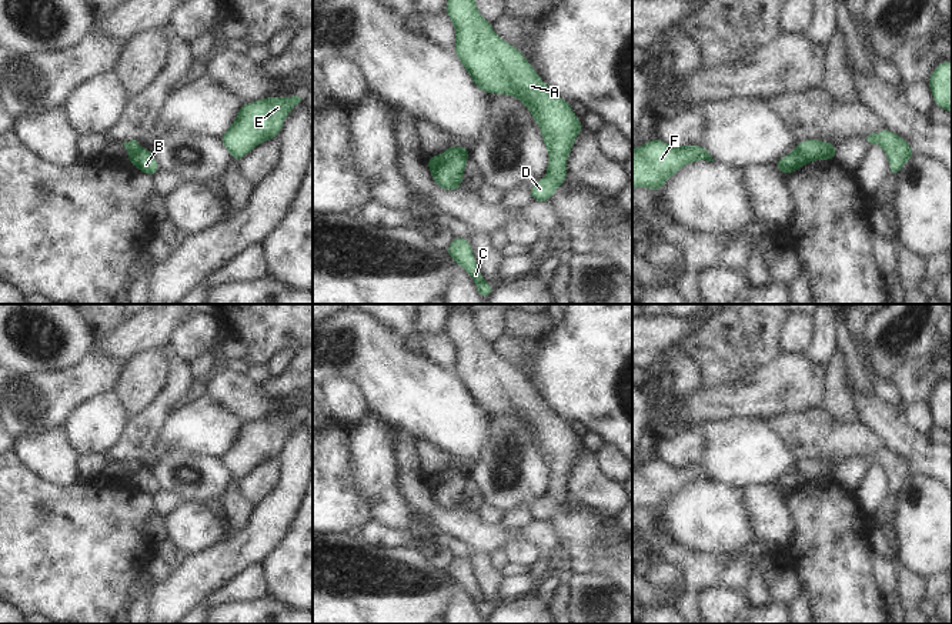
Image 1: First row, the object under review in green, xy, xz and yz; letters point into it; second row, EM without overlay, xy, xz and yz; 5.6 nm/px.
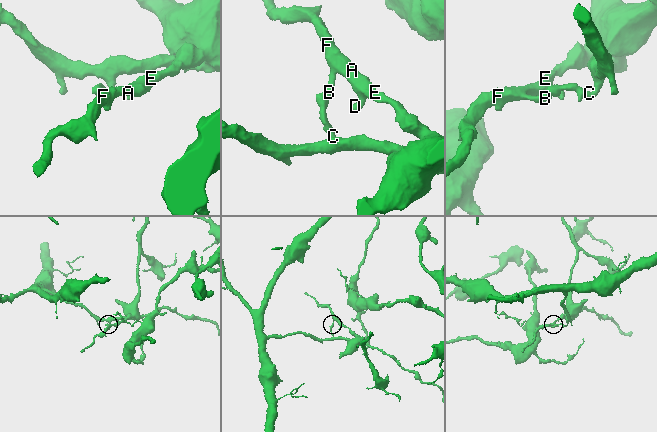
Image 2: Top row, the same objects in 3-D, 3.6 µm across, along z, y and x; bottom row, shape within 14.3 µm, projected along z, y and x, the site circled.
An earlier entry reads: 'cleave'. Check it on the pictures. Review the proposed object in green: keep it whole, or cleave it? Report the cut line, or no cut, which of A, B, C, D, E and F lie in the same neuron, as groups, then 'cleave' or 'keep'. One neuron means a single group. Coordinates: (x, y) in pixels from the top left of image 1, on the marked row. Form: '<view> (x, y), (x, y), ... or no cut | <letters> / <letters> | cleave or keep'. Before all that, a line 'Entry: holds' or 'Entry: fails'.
Entry: holds
yz (795, 149), (809, 160) | A B D E F / C | cleave

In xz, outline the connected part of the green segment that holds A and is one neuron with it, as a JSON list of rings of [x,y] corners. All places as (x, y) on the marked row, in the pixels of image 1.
[[[447,0],[445,13],[455,27],[454,51],[468,71],[475,87],[482,93],[508,94],[517,97],[532,114],[548,149],[550,164],[544,178],[530,187],[532,201],[548,203],[551,196],[567,180],[567,160],[577,136],[584,130],[574,114],[571,103],[558,97],[532,69],[527,57],[495,34],[492,23],[482,19],[475,0]]]

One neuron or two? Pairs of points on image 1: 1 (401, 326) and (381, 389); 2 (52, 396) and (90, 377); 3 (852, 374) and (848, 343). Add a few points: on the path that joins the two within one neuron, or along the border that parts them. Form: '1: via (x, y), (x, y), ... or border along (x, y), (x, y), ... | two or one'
1: border along (376, 319), (394, 329), (404, 340) | two
2: via (62, 390), (80, 381) | one
3: via (852, 367), (849, 350) | one

